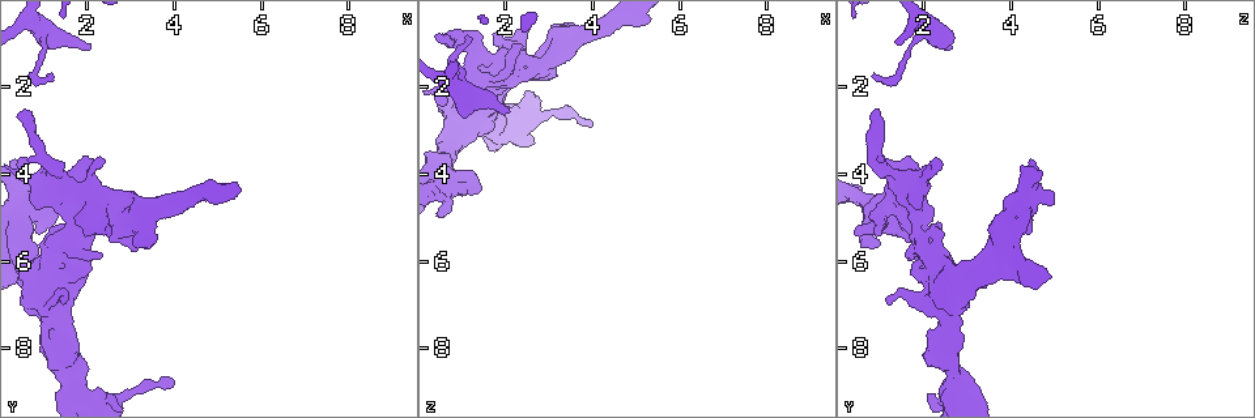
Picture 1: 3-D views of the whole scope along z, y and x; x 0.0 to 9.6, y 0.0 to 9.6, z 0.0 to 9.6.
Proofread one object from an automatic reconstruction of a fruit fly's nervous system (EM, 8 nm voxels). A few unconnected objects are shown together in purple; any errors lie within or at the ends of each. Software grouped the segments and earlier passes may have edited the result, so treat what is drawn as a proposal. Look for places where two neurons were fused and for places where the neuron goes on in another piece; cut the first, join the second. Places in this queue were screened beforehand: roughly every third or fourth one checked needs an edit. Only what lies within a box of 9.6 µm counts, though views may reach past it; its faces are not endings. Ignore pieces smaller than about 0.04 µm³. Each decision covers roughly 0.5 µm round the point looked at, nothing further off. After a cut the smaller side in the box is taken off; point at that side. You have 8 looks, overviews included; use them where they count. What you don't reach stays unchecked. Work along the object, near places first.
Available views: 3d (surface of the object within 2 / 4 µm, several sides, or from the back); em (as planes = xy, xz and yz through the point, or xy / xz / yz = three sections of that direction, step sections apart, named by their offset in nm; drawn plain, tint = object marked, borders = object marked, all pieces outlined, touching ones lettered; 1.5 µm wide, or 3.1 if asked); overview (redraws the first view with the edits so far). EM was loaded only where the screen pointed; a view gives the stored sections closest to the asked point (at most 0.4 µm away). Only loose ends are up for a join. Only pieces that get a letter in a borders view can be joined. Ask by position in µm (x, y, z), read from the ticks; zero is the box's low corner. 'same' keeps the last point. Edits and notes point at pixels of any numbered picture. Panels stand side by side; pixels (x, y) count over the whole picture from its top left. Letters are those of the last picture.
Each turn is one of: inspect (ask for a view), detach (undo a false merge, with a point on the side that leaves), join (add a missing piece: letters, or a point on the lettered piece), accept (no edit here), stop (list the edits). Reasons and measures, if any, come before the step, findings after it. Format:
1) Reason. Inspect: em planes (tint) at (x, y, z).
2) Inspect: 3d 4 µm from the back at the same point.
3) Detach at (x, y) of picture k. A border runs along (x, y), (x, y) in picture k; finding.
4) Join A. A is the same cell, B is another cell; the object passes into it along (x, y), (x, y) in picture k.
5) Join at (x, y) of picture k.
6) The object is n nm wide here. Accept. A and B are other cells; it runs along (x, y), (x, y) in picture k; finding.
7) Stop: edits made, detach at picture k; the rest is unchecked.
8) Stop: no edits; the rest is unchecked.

Branch stops here. Inspect: 3d 2 µm from the back at (2.05, 1.05, 2.55).

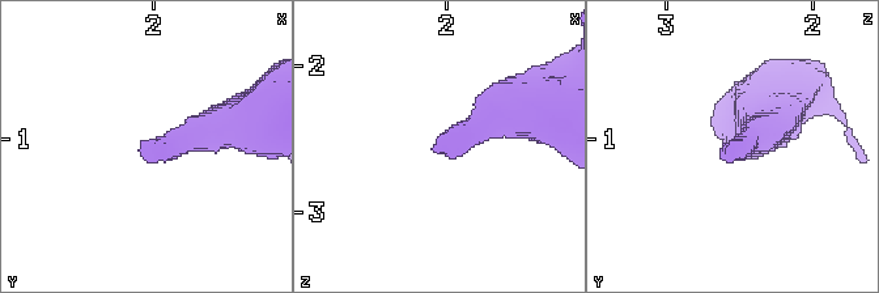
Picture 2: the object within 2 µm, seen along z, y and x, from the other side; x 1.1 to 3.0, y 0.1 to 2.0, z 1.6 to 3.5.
Inspect: em xz step 8 (tint) at (2.08, 1.04, 2.58).

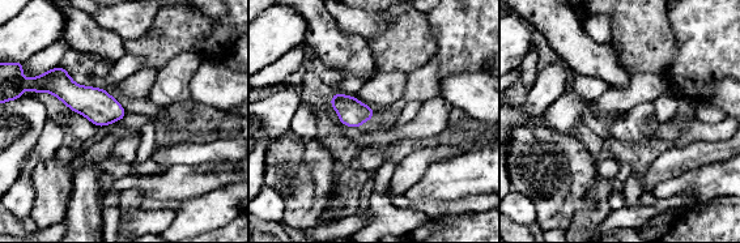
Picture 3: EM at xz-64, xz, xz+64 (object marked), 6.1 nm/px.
Another direction. Inspect: em planes (borders) at the same point.

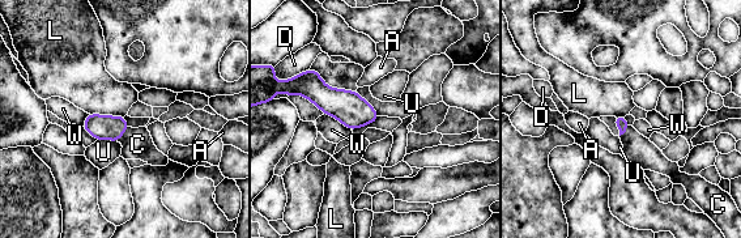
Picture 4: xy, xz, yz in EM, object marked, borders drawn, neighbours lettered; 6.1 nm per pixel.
The longest contact is with L, 220 nm. Join at (137, 144) of picture 4. C is the same cell, A, D, L, U and W are other cells; the object passes into it along (99, 127), (123, 132), (137, 144) in picture 4; the neuron continues.

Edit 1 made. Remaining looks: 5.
Tapers out. Inspect: 3d 4 µm at (1.20, 1.70, 0.90).

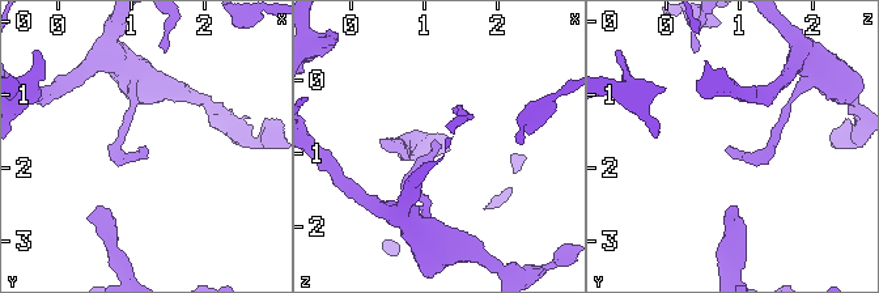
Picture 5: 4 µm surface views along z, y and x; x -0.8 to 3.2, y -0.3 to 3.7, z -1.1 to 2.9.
Shape alone is not enough. Inspect: em planes (tint) at (1.10, 1.70, 0.85).

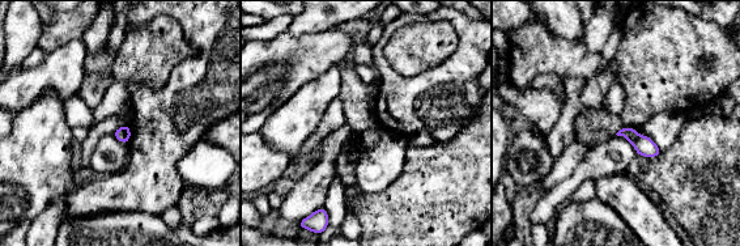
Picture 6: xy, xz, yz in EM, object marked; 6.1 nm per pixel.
See the neighbours. Inspect: em planes (borders) at the same point.

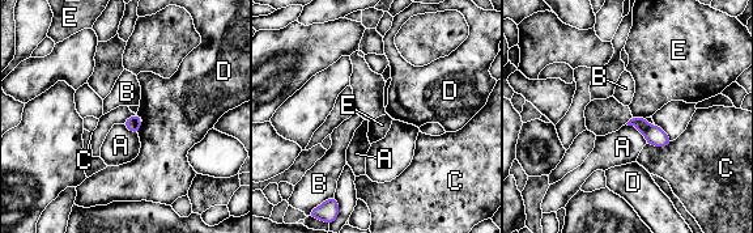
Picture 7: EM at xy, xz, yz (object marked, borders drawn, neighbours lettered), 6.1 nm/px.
The object is 80 nm wide here. Accept. A, B, C, D and E are other cells; no lettered piece goes on from it.

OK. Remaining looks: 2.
Abrupt turn. Inspect: em planes (tint) at (1.25, 4.10, 1.40).

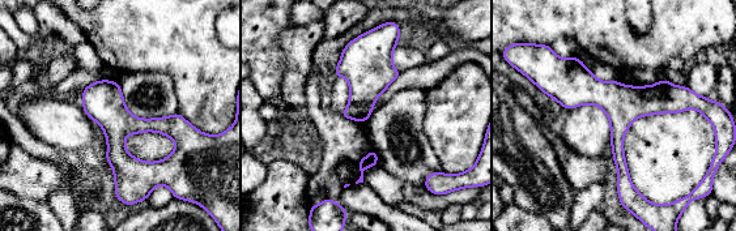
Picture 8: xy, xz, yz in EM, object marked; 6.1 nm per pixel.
What lies round it. Inspect: em planes (borders) at the same point.

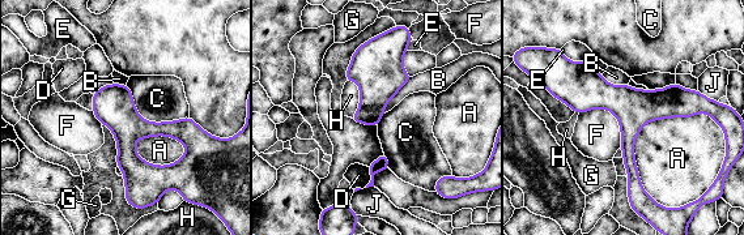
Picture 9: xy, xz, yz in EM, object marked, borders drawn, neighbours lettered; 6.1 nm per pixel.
Accept. A, B, C, D, E, F, G, H and J are other cells; a border runs along (579, 112), (607, 109), (620, 146) in picture 9; continuous, no second neuron.

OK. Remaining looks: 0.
Stop: edits made, join at picture 4; the rest is unchecked.

